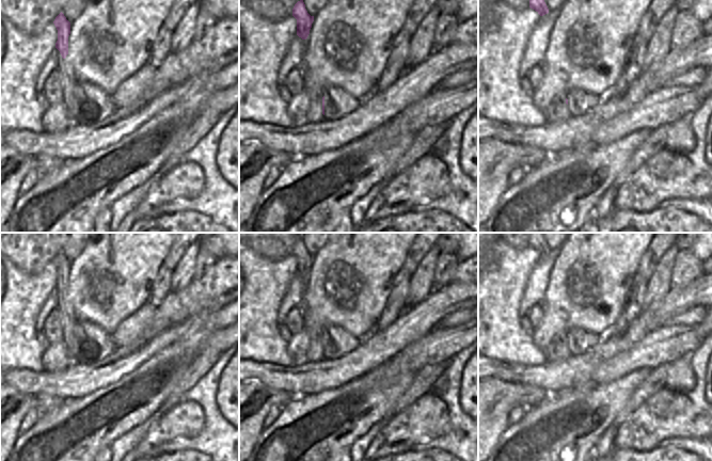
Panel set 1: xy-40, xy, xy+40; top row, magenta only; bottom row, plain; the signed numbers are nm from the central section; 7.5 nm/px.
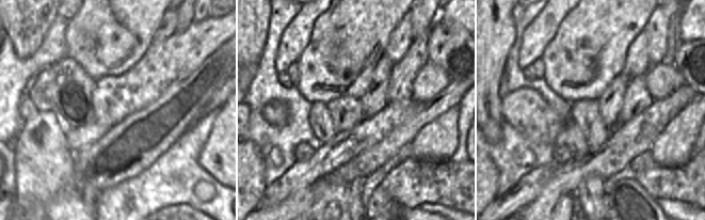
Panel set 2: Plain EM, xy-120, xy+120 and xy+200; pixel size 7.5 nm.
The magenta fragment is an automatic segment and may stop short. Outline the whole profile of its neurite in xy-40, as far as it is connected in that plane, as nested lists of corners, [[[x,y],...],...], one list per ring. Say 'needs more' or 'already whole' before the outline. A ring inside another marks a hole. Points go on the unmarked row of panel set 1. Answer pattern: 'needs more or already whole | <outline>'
already whole | [[[61,251],[53,260],[58,269],[58,280],[56,287],[60,290],[63,298],[68,293],[68,275],[70,273],[70,261]]]

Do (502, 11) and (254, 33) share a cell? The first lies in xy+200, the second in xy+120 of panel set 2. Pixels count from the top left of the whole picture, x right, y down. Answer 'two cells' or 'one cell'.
one cell

